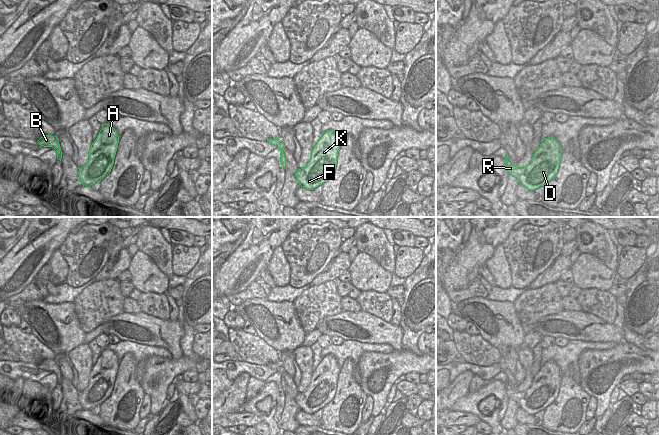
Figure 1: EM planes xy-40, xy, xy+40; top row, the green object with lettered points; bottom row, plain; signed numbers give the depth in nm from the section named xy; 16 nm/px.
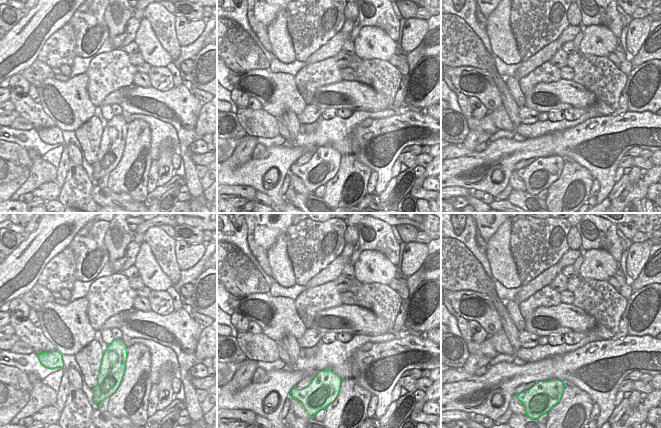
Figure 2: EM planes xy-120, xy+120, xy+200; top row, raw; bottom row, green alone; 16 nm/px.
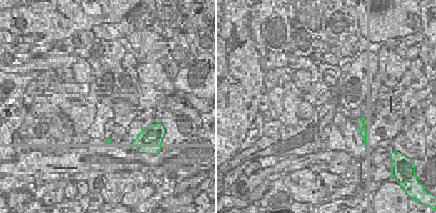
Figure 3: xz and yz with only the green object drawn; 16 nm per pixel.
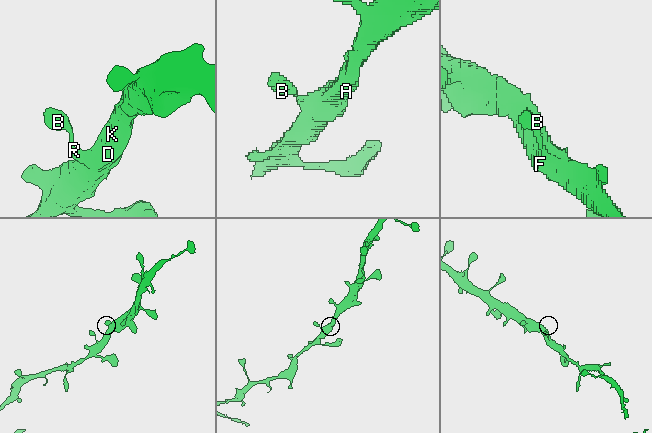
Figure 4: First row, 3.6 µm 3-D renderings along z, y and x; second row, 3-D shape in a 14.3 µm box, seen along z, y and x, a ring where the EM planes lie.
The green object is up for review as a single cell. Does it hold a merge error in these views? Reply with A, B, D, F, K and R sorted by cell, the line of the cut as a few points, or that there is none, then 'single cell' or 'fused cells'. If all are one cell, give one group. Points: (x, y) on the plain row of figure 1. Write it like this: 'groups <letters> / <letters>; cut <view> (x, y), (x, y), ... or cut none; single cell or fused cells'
groups A B D F K R; cut none; single cell

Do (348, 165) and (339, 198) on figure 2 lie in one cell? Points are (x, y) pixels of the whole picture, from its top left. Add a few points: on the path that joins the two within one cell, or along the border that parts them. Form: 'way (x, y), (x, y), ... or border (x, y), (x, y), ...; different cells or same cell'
way (348, 173), (343, 182), (342, 190); same cell

